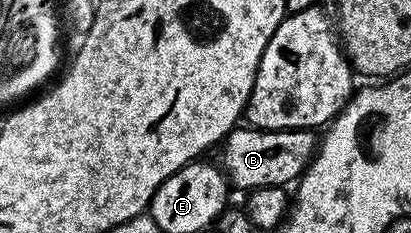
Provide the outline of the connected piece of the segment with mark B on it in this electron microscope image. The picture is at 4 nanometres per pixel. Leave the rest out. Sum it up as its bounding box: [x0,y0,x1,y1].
[223,125,318,193]

